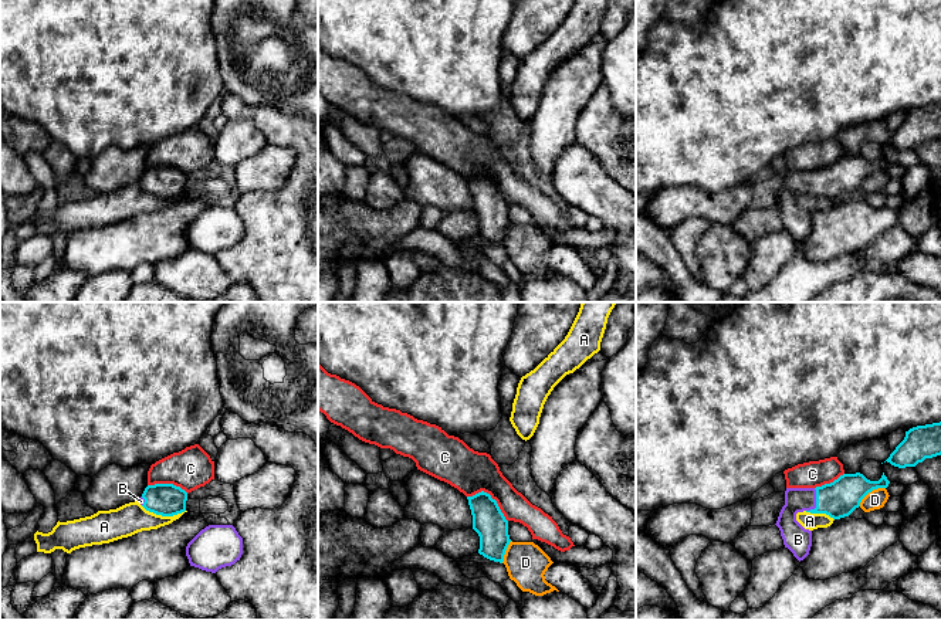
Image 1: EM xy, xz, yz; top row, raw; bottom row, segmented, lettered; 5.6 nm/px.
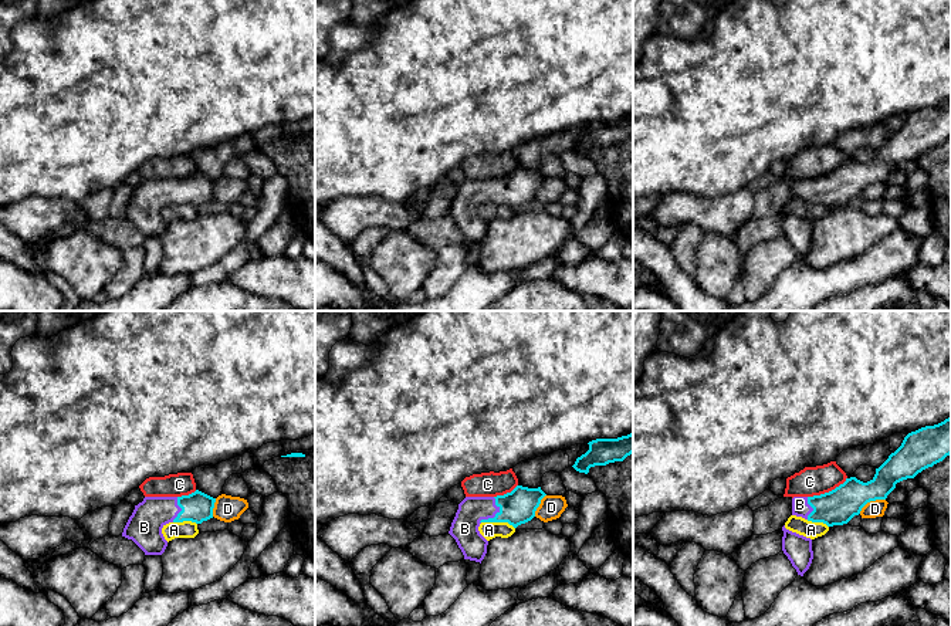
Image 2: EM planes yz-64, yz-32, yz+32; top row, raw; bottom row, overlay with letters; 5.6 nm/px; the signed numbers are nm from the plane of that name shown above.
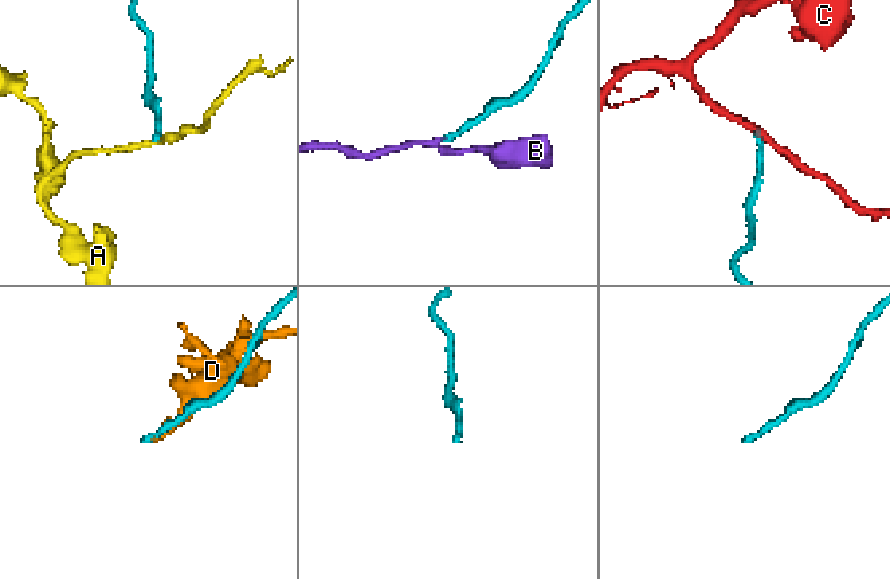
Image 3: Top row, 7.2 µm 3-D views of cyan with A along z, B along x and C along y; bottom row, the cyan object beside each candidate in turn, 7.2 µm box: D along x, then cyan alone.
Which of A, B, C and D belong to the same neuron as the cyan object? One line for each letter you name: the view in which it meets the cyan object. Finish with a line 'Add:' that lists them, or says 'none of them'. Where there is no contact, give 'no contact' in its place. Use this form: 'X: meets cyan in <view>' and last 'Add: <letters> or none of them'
B: meets cyan in yz
Add: B

